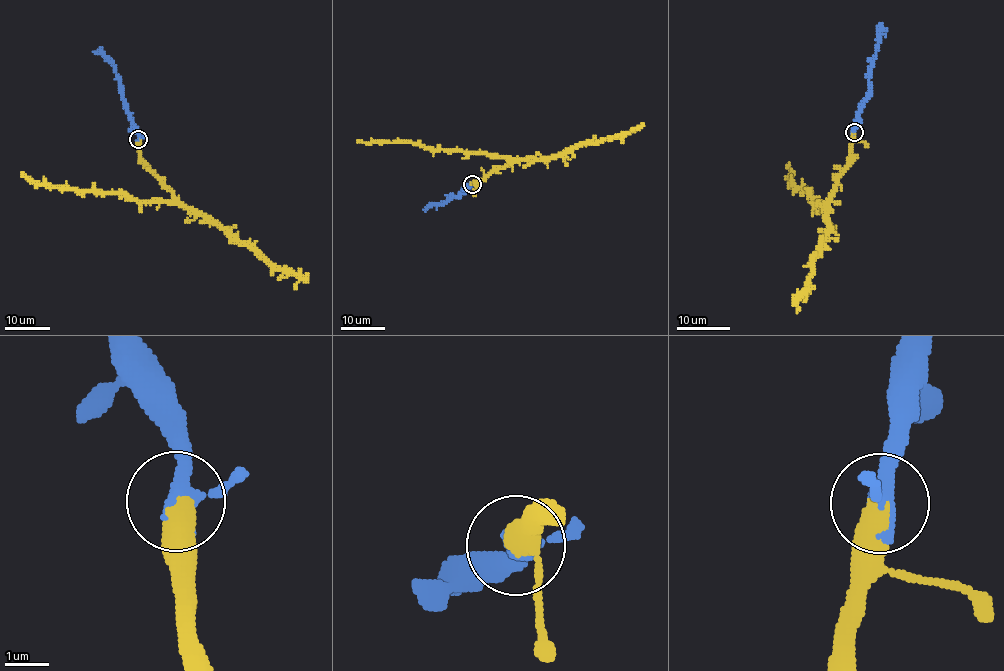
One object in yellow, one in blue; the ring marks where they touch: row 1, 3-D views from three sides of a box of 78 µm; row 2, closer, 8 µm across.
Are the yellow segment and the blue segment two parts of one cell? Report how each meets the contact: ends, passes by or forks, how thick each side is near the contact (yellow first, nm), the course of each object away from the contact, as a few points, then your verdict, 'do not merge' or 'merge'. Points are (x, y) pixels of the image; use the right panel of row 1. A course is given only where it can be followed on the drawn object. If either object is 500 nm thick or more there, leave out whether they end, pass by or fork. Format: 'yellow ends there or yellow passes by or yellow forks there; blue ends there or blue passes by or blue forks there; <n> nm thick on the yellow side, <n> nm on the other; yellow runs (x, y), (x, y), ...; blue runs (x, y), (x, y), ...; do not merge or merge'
600 nm thick on the yellow side, 320 nm on the other; yellow runs (854, 133), (851, 156), (827, 205), (830, 226), (812, 258), (814, 271), (796, 301), (797, 312); blue runs (854, 133), (855, 119), (869, 90), (878, 33), (881, 29), (887, 30); merge

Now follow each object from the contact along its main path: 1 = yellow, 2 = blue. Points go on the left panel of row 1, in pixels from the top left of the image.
1: (137, 140), (140, 160), (178, 200), (212, 217), (276, 265), (288, 269), (299, 279), (295, 288)
2: (137, 140), (137, 128), (124, 103), (115, 68), (99, 52), (94, 53)

